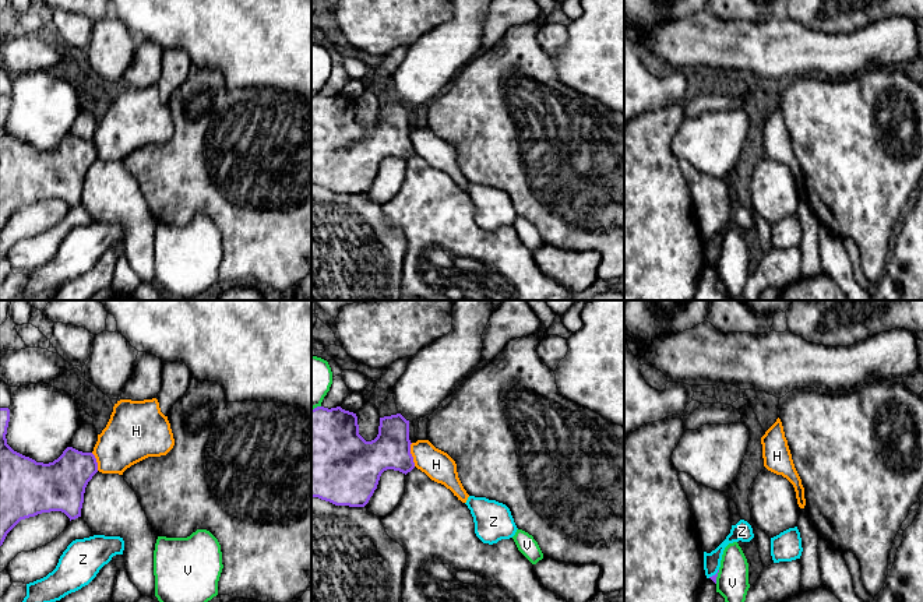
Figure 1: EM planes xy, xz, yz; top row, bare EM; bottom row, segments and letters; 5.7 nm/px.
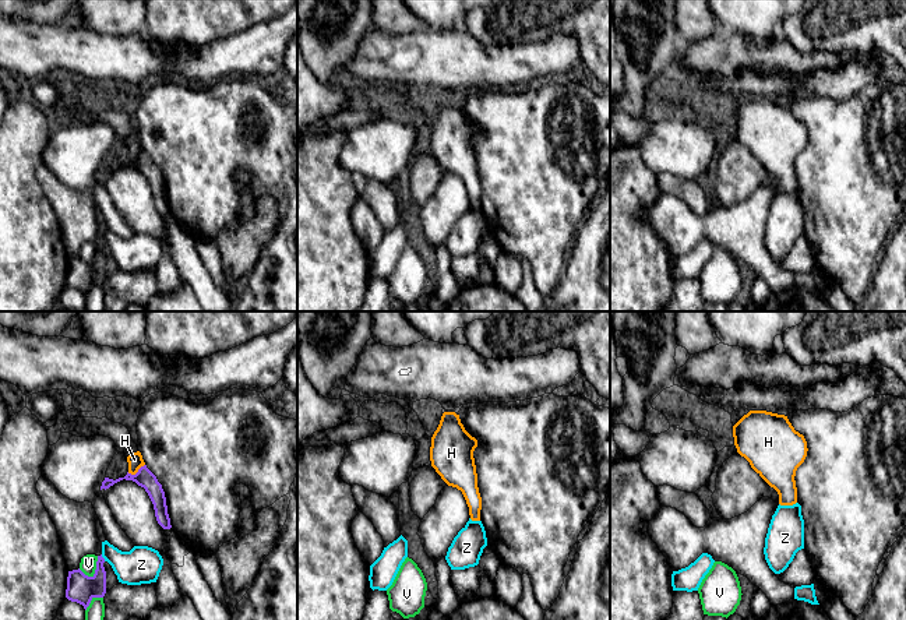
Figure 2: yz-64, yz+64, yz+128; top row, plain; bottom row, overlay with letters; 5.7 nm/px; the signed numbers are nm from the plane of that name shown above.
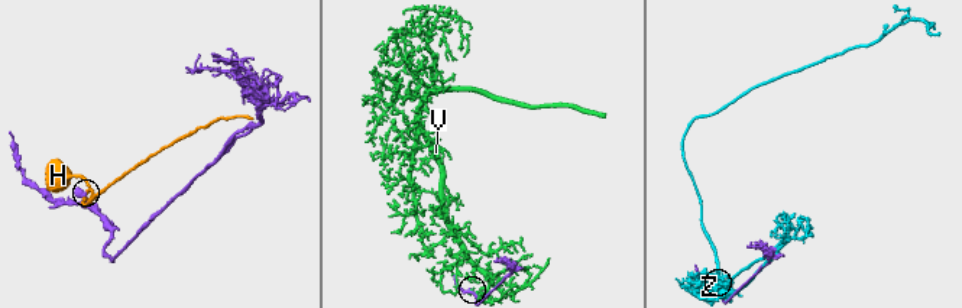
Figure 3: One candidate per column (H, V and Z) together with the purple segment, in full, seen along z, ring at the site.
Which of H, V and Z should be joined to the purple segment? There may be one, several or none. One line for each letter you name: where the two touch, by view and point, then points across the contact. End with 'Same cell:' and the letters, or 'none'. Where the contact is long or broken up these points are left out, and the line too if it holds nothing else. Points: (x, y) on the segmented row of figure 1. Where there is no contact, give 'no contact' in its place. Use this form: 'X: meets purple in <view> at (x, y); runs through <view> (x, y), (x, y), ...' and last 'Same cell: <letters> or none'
Same cell: none

